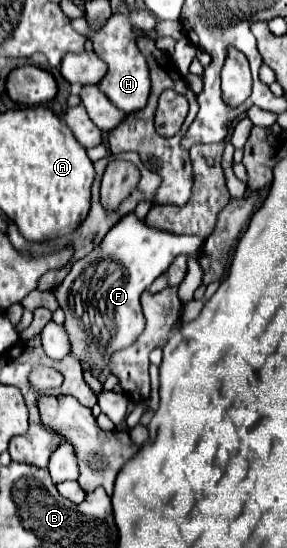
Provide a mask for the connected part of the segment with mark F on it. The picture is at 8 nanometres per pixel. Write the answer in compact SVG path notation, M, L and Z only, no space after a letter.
M133 213L123 217L123 221L119 221L109 233L107 237L101 241L99 247L95 247L87 257L79 259L73 263L69 275L63 279L63 283L59 287L55 287L55 297L59 307L65 311L65 331L71 343L71 355L75 357L75 345L83 345L83 349L87 349L87 345L91 345L91 357L87 357L87 361L91 361L91 375L99 377L105 369L107 369L107 355L113 349L123 349L135 343L135 339L143 333L145 329L145 317L141 311L141 303L139 297L145 289L149 289L149 285L169 269L169 265L173 263L173 259L177 255L193 255L197 251L201 251L203 245L203 237L193 237L193 235L173 235L173 233L163 233L163 231L155 231L151 227L147 227L143 221L139 221Z

